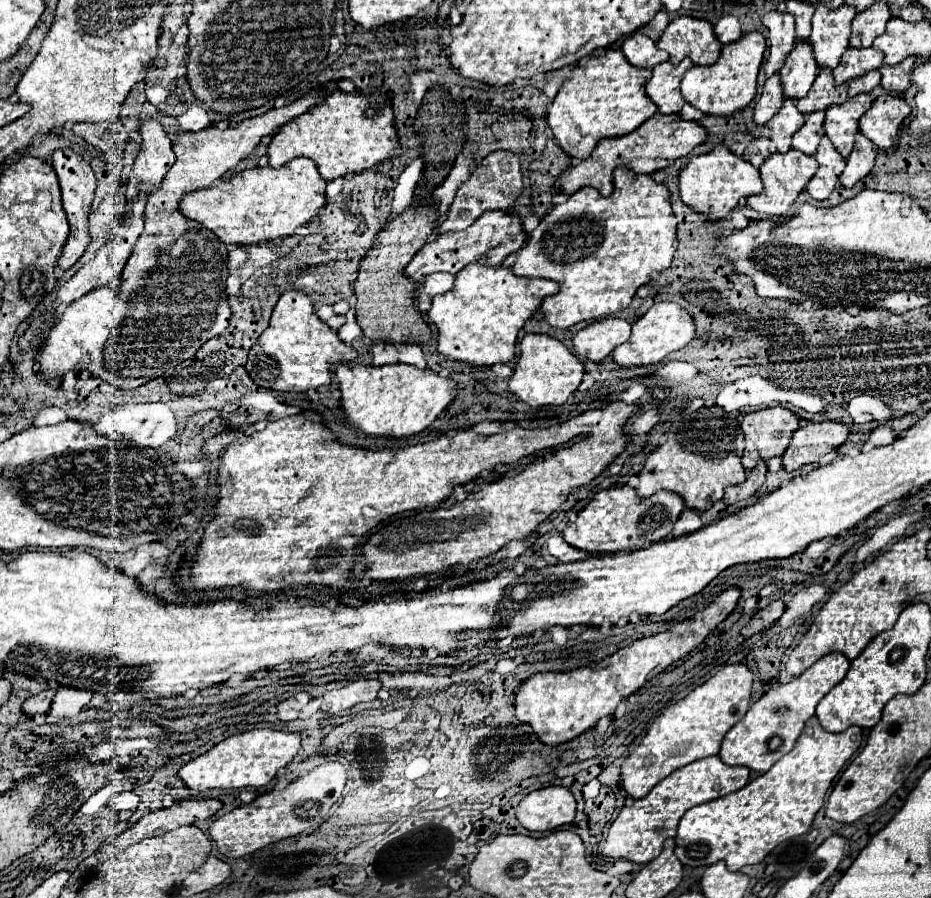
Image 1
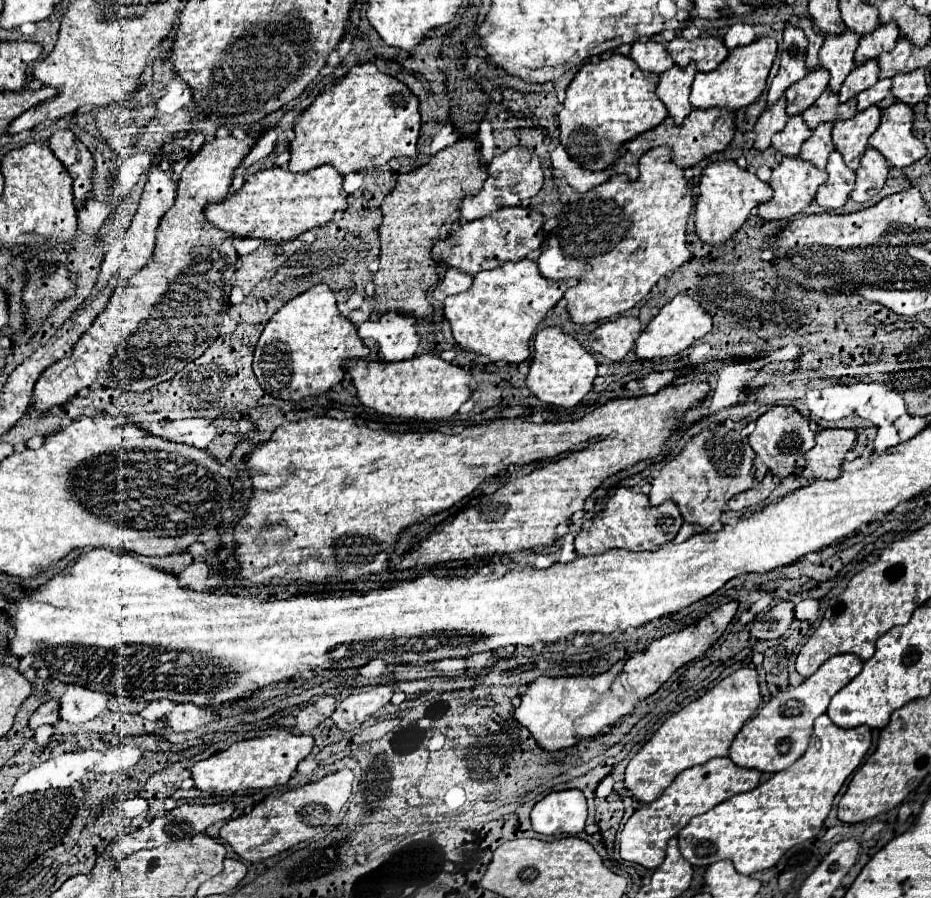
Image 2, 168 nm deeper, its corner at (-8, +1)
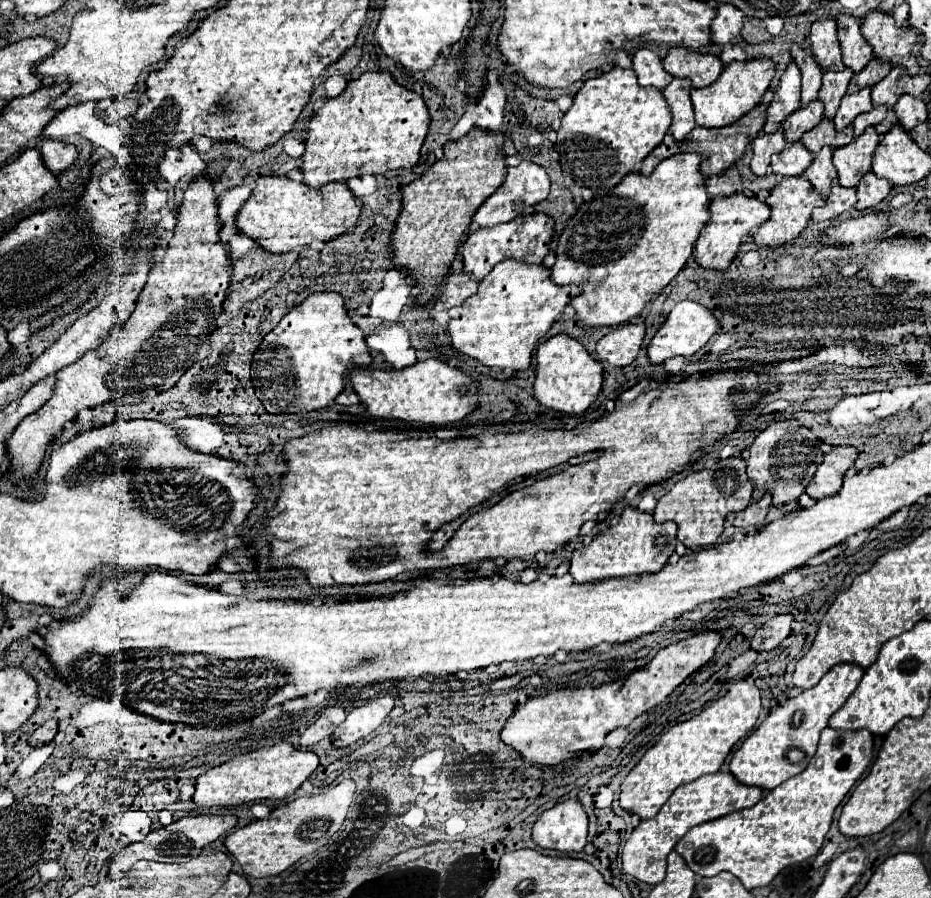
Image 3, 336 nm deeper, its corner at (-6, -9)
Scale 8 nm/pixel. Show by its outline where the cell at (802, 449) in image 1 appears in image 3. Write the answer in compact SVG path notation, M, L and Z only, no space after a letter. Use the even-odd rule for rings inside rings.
M835 446L817 466L815 478L807 486L807 494L815 500L833 496L841 490L845 472L855 464L859 452L855 446Z

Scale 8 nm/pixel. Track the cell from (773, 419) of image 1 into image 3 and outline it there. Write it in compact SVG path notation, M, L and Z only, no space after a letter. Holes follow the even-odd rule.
M781 420L769 424L763 432L757 434L755 442L749 448L749 454L747 476L757 490L769 492L773 496L773 506L799 500L799 496L805 492L807 484L815 476L817 464L823 460L823 452L813 432L799 420Z

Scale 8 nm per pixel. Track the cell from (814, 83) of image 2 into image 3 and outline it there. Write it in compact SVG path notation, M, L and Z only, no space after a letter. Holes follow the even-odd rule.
M815 100L807 108L799 108L783 122L783 136L787 142L799 142L805 132L815 128L823 118L823 102Z

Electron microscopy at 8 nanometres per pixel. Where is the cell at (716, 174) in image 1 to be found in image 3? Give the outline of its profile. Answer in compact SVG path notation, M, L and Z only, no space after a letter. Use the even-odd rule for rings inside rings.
M737 192L727 198L713 198L709 206L709 222L701 228L701 234L695 242L693 256L701 268L709 270L727 270L739 252L739 244L751 230L759 228L765 220L769 220L769 206L759 202L757 198L747 198L745 194Z

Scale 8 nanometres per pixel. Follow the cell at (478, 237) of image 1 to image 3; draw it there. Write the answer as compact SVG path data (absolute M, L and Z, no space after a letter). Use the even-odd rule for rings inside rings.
M535 212L529 216L519 216L511 222L497 224L493 228L479 228L461 246L461 256L463 256L463 270L471 272L479 282L493 270L497 262L503 262L507 258L523 260L523 262L543 262L545 254L549 252L549 242L555 232L555 222L551 216Z

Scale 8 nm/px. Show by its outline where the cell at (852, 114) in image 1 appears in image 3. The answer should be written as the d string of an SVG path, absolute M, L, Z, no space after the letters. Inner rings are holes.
M867 128L867 132L855 138L851 144L837 148L833 154L833 164L839 172L839 184L855 188L859 180L871 172L871 160L879 146L879 134L875 128Z

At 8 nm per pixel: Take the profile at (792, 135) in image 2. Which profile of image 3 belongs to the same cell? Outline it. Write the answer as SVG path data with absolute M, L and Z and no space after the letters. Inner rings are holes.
M787 144L785 152L771 158L771 172L781 176L801 176L813 162L813 156L803 144Z

